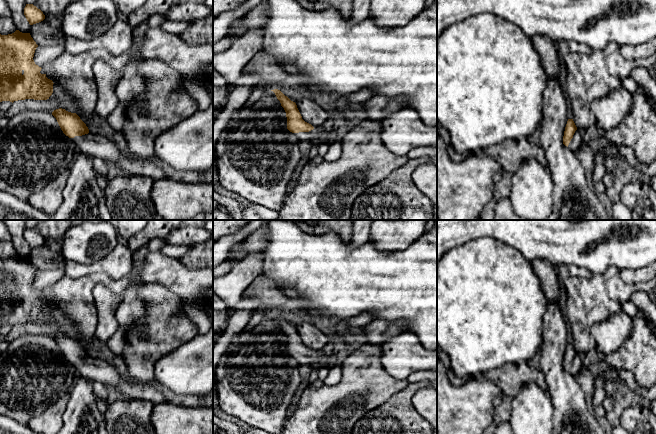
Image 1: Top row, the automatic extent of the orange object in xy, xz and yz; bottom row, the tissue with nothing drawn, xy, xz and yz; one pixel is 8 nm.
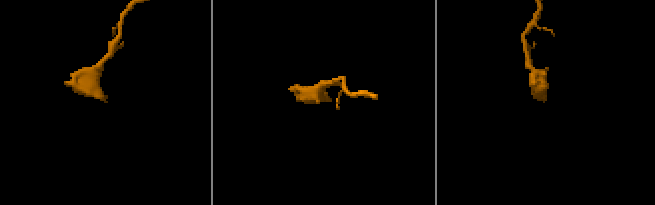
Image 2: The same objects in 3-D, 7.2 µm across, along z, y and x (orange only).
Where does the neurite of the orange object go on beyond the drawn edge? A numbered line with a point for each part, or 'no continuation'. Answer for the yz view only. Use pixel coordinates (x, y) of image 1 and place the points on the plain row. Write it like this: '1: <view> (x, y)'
1: yz (575, 367)

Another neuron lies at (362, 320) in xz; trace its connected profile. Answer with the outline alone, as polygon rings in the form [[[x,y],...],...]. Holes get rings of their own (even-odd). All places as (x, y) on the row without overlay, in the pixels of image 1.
[[[369,313],[366,314],[360,314],[356,317],[352,317],[347,319],[344,323],[344,329],[347,327],[365,327],[367,324],[369,324],[370,322],[372,322],[375,319],[375,317]]]

